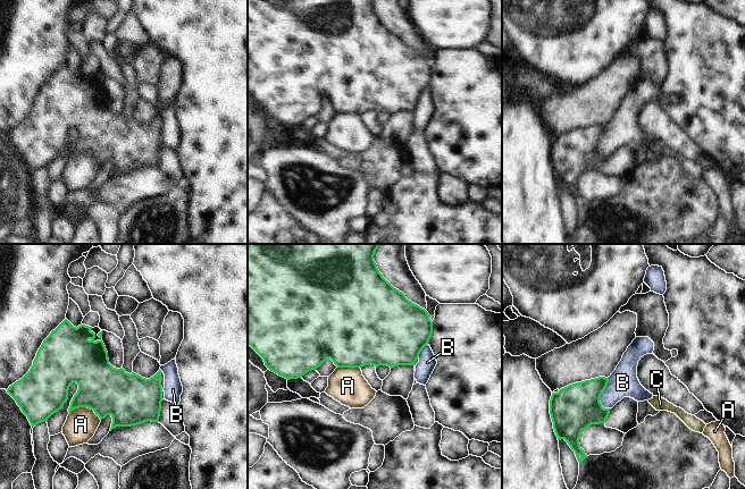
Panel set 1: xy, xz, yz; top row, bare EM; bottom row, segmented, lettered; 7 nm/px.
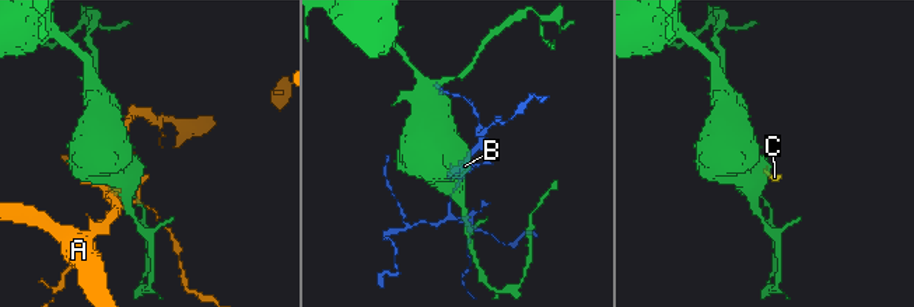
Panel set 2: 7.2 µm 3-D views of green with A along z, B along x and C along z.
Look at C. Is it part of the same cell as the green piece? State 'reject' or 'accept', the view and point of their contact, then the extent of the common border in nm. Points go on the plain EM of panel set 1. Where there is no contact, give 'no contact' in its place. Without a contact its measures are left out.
reject | xy (160, 132) | 200 nm

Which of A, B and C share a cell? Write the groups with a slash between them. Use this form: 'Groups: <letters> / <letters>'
Groups: A / B C

